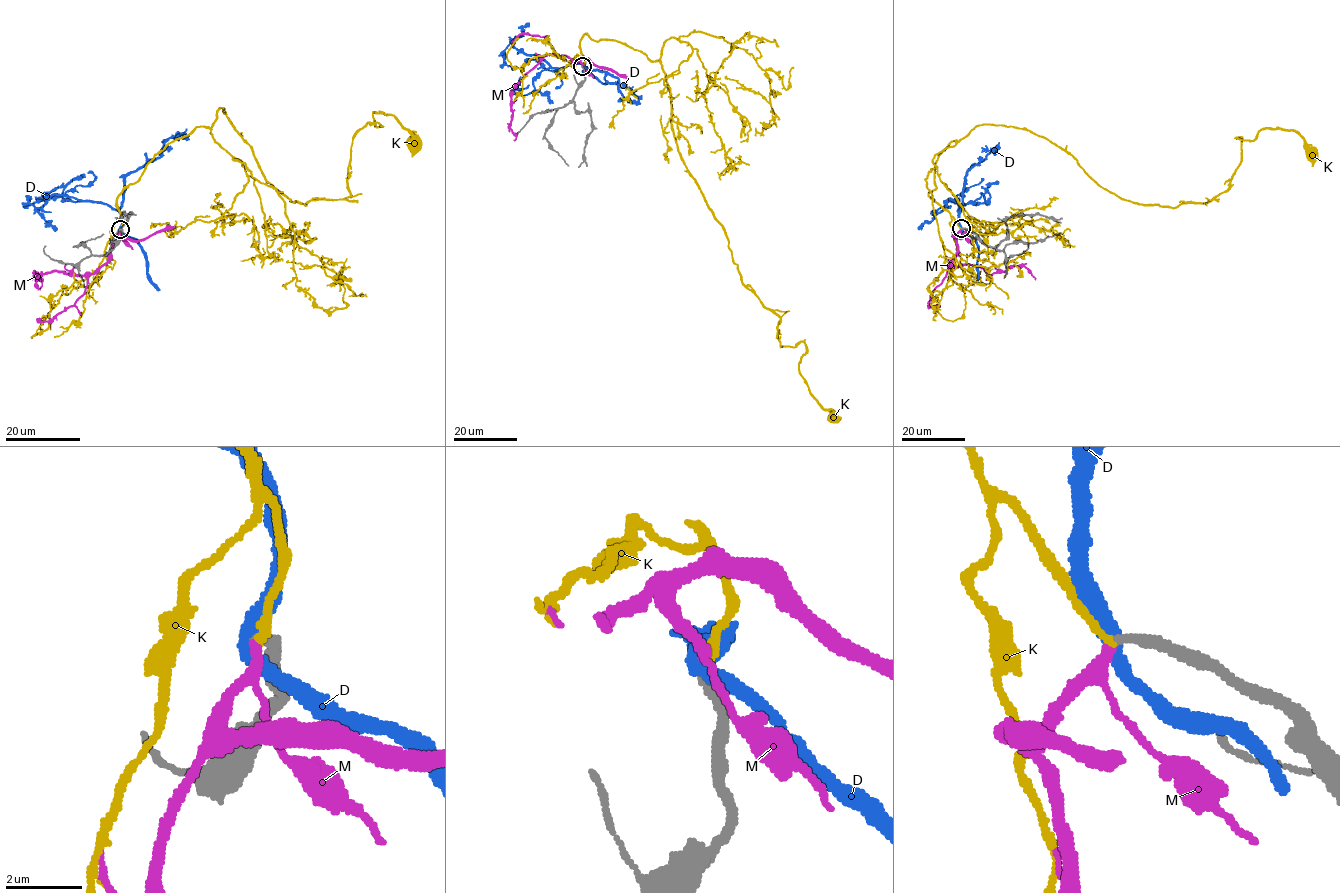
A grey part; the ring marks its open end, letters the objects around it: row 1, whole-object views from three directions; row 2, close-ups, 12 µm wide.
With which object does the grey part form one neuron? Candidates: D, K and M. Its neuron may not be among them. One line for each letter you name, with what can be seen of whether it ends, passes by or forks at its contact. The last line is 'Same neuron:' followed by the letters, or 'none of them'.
M: it passes by
Same neuron: M

